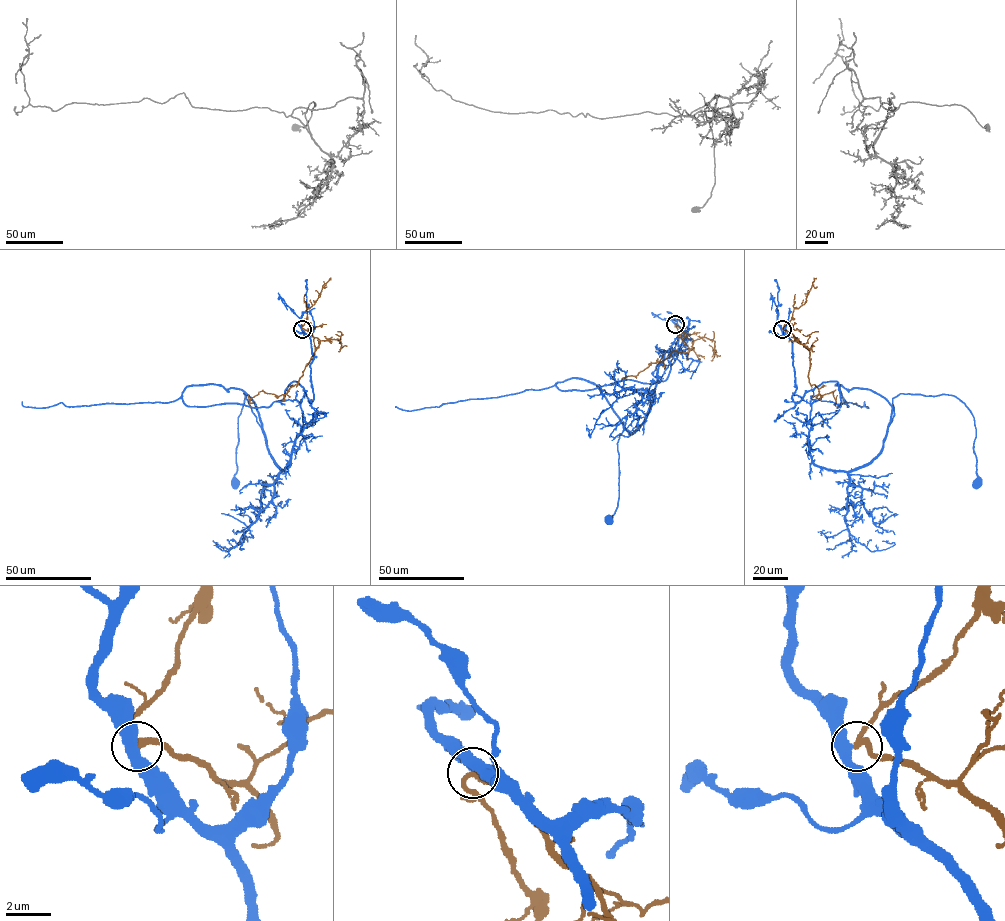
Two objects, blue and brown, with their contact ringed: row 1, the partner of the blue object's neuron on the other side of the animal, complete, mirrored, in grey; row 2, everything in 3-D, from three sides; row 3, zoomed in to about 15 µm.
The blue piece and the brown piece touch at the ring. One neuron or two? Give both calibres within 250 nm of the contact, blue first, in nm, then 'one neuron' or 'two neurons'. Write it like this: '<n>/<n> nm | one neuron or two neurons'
440/240 nm | two neurons

